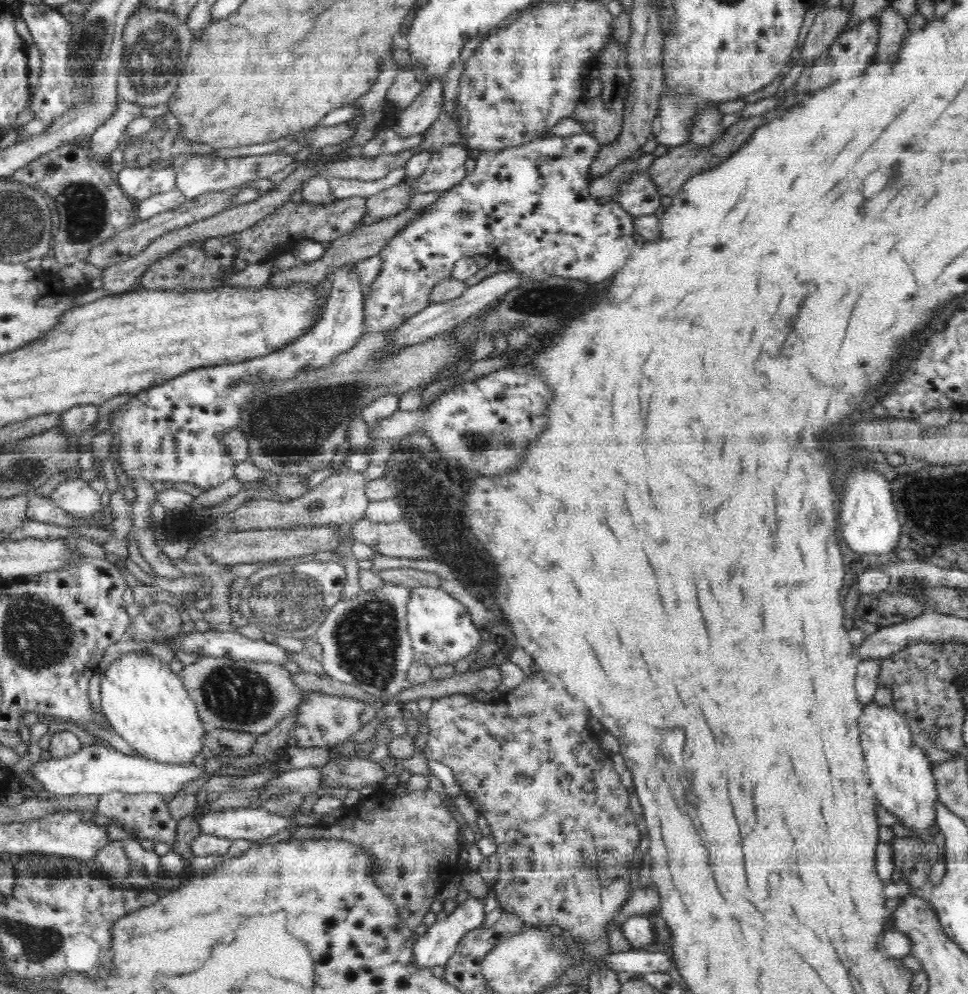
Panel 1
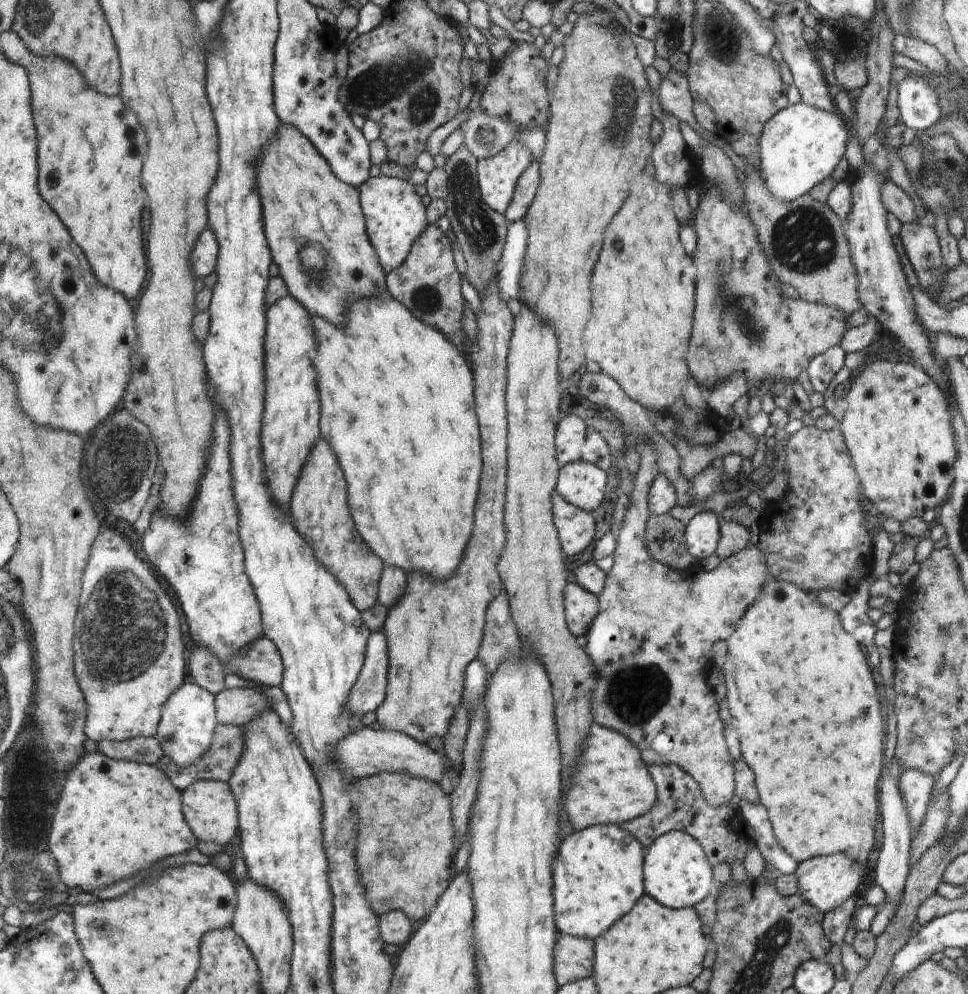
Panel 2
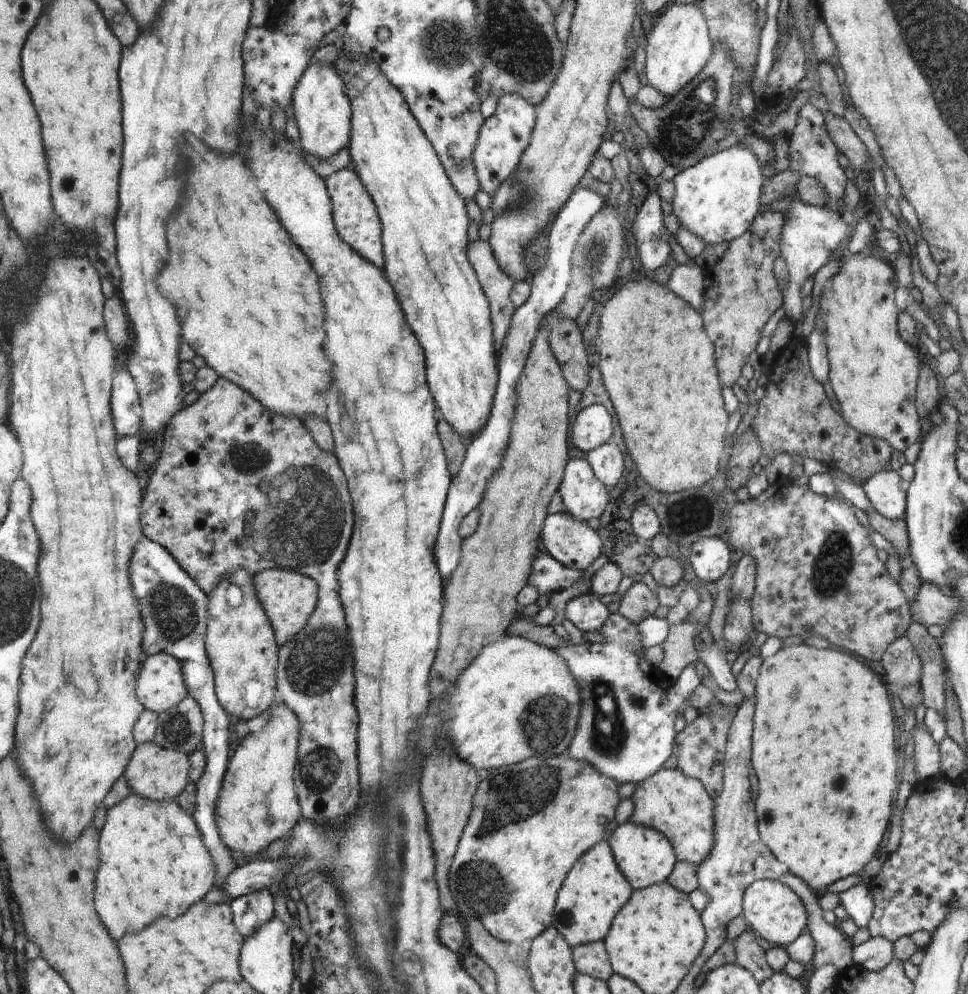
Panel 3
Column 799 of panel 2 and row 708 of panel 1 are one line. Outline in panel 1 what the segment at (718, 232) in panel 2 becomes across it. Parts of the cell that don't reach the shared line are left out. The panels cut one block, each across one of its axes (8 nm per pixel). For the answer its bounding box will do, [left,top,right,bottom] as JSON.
[288,691,376,748]

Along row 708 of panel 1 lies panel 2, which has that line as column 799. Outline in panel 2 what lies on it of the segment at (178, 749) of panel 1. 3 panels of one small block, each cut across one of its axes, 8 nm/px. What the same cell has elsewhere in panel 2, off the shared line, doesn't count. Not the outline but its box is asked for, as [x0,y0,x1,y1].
[759,101,848,201]

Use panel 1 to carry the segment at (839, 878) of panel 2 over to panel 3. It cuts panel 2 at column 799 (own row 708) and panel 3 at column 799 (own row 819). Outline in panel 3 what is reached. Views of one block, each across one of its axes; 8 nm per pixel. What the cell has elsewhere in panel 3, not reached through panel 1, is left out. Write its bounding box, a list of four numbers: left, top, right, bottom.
[744,879,806,946]

